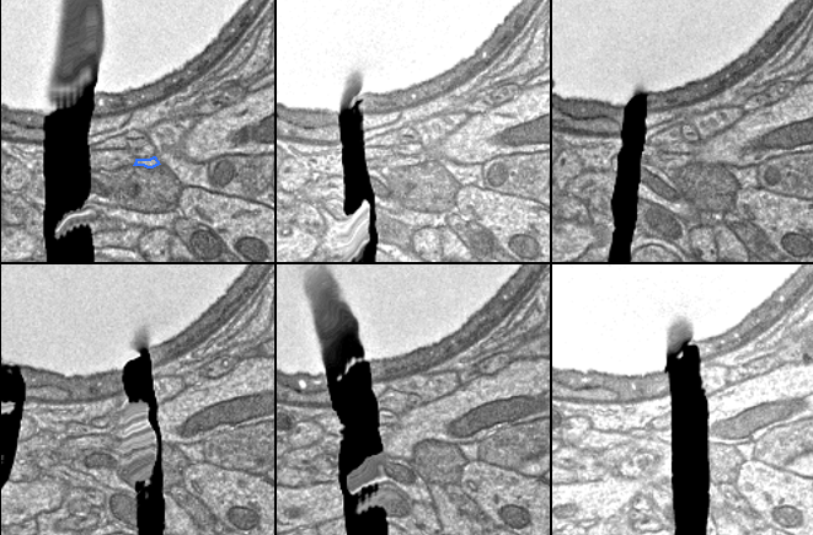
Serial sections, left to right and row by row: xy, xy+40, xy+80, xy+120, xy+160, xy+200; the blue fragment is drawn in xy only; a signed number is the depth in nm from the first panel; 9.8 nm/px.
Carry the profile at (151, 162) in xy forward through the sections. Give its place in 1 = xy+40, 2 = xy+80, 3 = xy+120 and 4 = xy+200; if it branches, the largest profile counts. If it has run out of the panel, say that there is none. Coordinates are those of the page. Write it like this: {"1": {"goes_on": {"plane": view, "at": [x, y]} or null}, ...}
{"1": {"goes_on": {"plane": "xy+40", "at": [386, 160]}}, "2": {"goes_on": {"plane": "xy+80", "at": [621, 174]}}, "3": {"goes_on": {"plane": "xy+120", "at": [69, 449]}}, "4": {"goes_on": {"plane": "xy+200", "at": [611, 458]}}}

